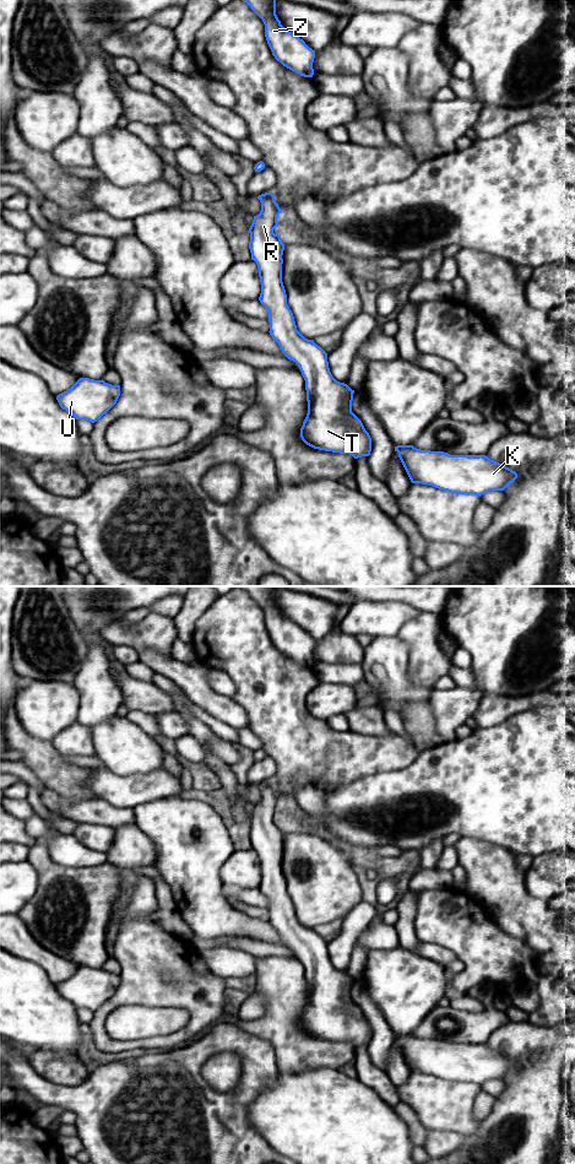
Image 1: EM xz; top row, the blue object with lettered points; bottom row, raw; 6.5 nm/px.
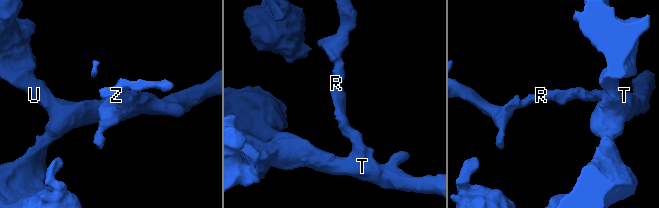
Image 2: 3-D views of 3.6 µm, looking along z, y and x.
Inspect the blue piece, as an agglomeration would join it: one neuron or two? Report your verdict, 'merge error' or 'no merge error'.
no merge error

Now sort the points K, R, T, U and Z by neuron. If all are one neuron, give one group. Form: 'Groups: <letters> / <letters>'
Groups: K R T U Z

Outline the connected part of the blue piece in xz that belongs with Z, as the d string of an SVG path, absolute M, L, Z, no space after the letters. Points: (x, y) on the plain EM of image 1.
M235 586L246 591L262 608L265 626L272 644L287 657L304 666L313 666L315 639L287 619L276 603L276 586Z

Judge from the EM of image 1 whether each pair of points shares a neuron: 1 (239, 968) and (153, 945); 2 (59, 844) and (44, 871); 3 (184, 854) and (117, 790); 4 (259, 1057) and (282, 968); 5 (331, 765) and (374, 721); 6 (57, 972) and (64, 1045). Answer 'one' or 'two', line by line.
1: two
2: two
3: two
4: two
5: two
6: two

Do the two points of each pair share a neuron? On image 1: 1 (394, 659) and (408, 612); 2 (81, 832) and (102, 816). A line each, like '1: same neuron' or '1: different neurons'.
1: different neurons
2: different neurons

